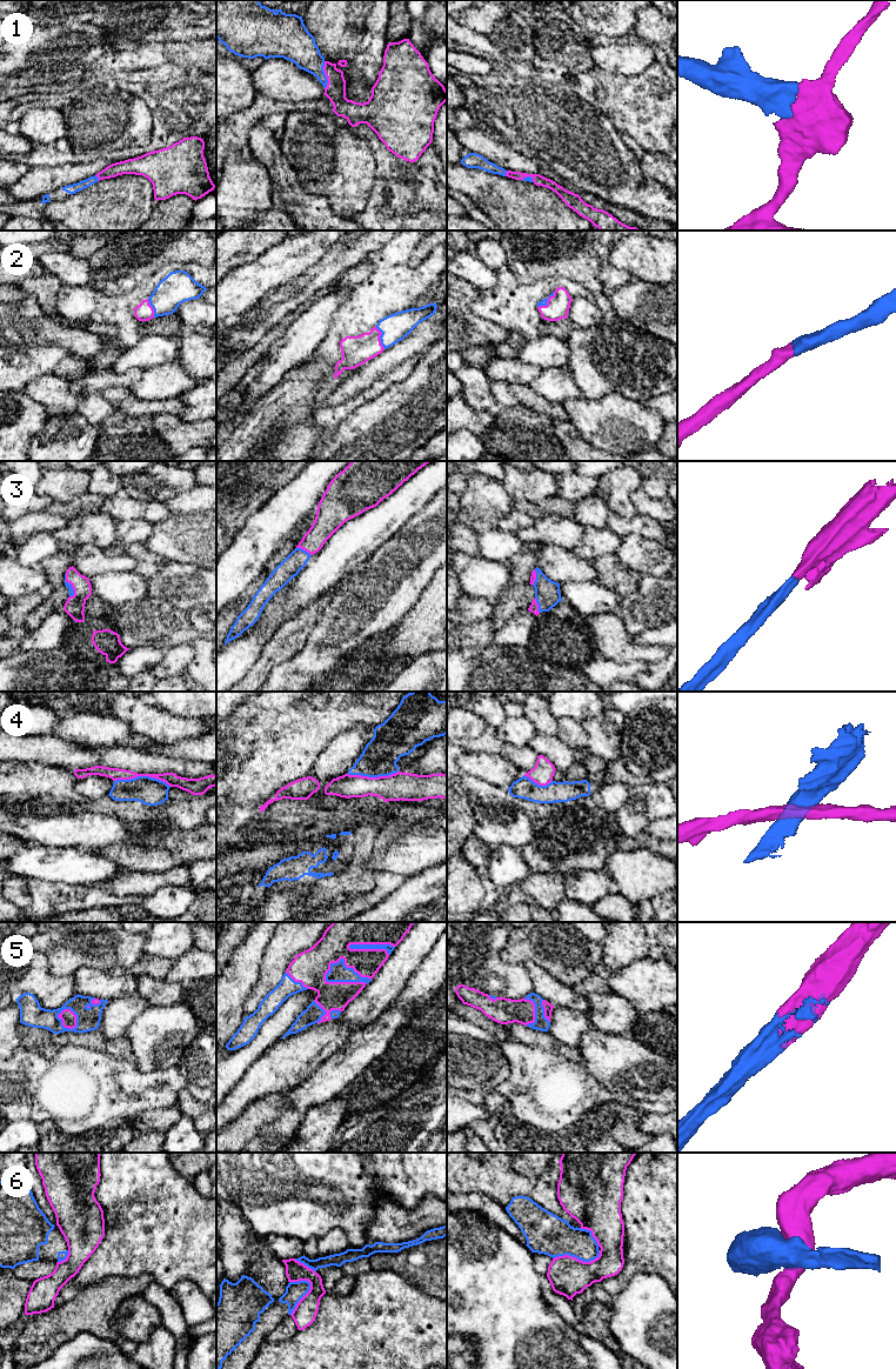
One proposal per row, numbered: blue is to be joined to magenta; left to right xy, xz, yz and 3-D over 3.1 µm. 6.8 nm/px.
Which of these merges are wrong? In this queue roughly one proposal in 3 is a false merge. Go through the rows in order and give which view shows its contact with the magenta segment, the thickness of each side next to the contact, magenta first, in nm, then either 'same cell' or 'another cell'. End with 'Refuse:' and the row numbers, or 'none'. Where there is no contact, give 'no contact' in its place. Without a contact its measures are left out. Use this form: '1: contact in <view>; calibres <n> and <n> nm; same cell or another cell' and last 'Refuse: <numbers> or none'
1: contact in xz; calibres 140 and 200 nm; same cell
2: contact in xz; calibres 200 and 190 nm; same cell
3: contact in xy; calibres 140 and 50 nm; same cell
4: contact in xy; calibres 90 and 190 nm; another cell
5: contact in xz; calibres 240 and 130 nm; same cell
6: contact in xz; calibres 160 and 130 nm; another cell
Refuse: 4, 6

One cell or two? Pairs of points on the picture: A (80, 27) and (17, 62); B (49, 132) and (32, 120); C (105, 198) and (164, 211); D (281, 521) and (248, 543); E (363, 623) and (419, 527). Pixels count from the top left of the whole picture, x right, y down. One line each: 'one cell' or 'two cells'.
A: one cell
B: one cell
C: two cells
D: one cell
E: one cell

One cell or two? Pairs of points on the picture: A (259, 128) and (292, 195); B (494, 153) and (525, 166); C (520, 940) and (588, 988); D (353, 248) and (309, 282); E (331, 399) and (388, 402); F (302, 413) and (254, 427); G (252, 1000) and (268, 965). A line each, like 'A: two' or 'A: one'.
A: one
B: one
C: two
D: one
E: two
F: one
G: one

